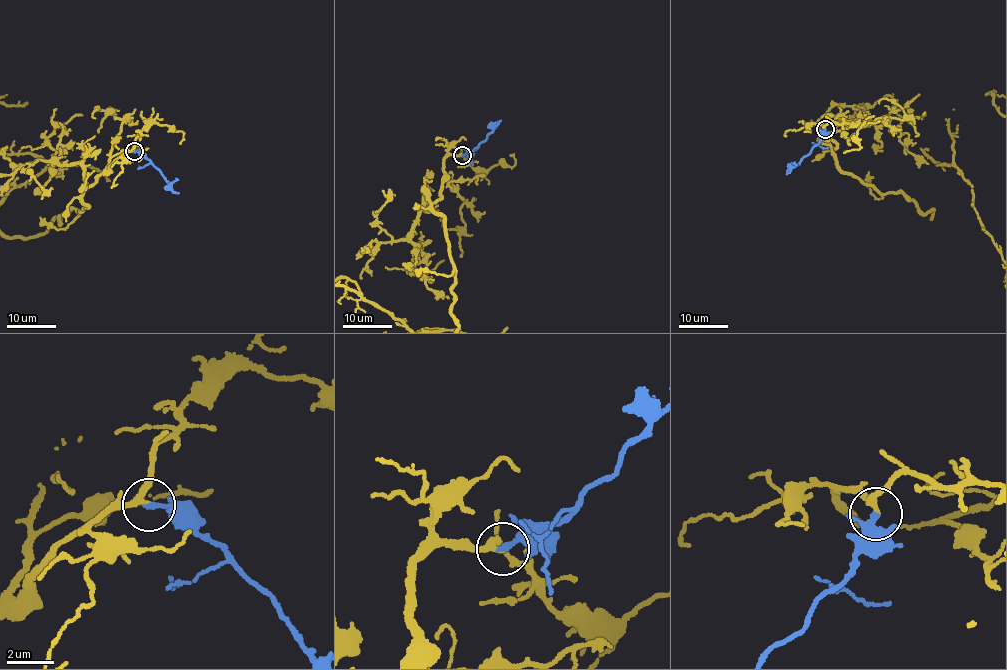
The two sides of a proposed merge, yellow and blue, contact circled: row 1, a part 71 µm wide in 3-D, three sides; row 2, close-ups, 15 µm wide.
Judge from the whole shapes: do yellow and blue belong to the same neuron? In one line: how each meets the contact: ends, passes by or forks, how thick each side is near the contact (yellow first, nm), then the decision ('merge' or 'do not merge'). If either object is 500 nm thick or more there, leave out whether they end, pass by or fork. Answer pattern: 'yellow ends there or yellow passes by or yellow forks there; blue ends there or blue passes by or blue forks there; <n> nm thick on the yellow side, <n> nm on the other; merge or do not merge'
yellow passes by; blue ends there; 220 nm thick on the yellow side, 240 nm on the other; merge

